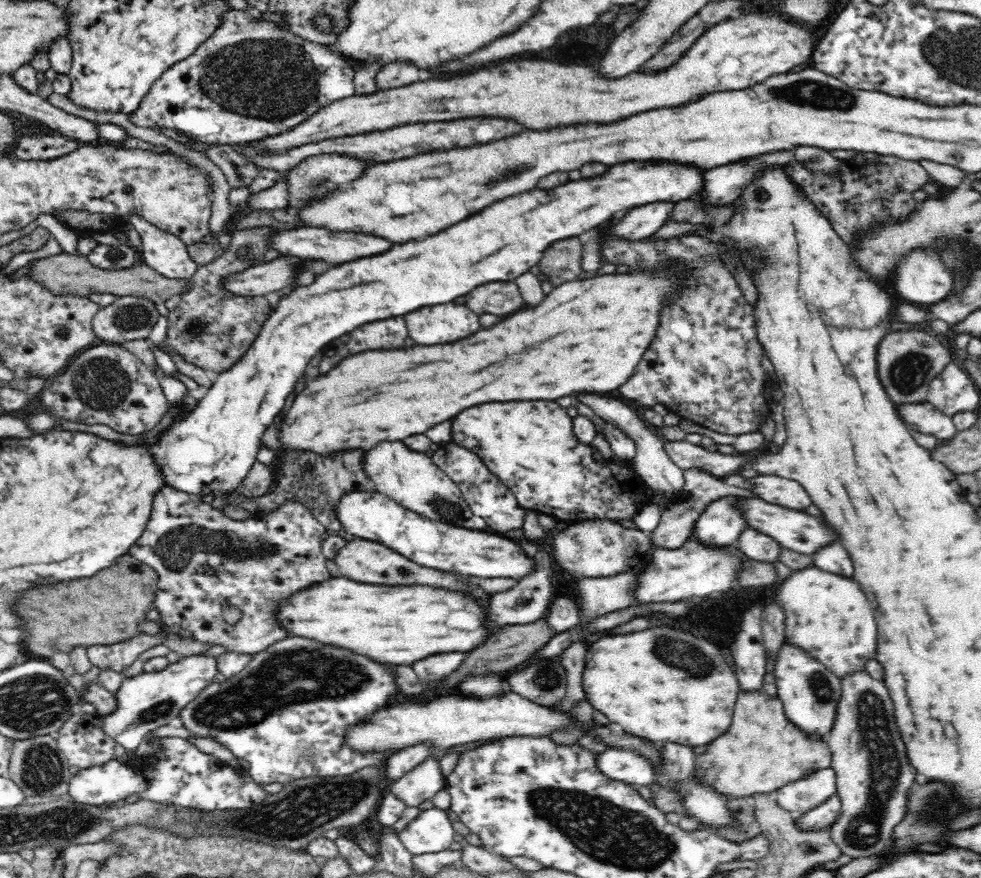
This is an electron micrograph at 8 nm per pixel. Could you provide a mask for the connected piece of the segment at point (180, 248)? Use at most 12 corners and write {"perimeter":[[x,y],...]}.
{"perimeter":[[138,216],[140,258],[166,278],[190,279],[199,268],[186,245]]}

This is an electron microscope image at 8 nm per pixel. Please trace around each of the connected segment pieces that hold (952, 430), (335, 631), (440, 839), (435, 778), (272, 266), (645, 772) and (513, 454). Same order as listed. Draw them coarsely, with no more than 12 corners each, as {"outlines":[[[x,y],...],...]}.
{"outlines":[[[903,402],[902,420],[914,432],[950,440],[950,415],[928,402]],[[330,578],[284,599],[290,636],[412,664],[486,638],[478,602]],[[446,811],[420,812],[399,837],[413,856],[448,849]],[[430,754],[390,791],[417,807],[445,789],[447,776]],[[281,257],[225,276],[232,296],[265,296],[294,285],[296,268]],[[608,748],[595,763],[606,778],[648,786],[653,766],[635,752]],[[548,400],[452,418],[520,506],[570,524],[636,516],[632,461],[598,464]]]}

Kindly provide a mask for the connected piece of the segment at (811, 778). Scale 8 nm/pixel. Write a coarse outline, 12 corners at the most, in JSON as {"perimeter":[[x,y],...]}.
{"perimeter":[[831,768],[775,792],[778,804],[801,815],[836,792]]}

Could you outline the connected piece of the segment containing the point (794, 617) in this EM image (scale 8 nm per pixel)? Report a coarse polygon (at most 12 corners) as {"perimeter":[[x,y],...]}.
{"perimeter":[[814,564],[775,597],[788,641],[838,678],[876,654],[854,578]]}

